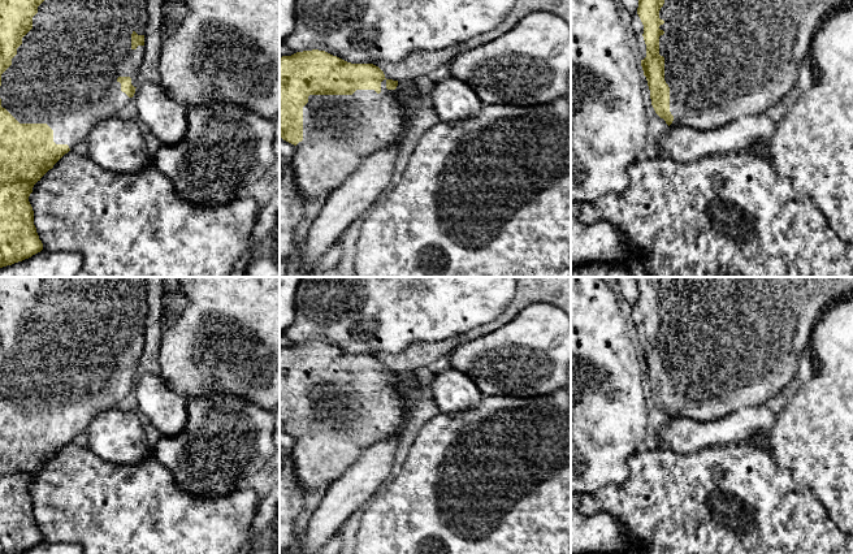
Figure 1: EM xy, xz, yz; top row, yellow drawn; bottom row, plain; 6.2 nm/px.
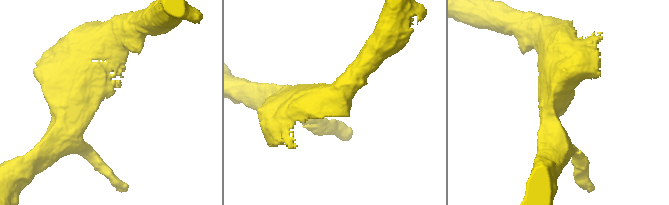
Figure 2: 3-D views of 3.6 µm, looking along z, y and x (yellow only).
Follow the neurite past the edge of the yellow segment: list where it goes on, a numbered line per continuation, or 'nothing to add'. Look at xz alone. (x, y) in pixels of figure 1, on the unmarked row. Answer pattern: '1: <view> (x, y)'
1: xz (340, 423)

